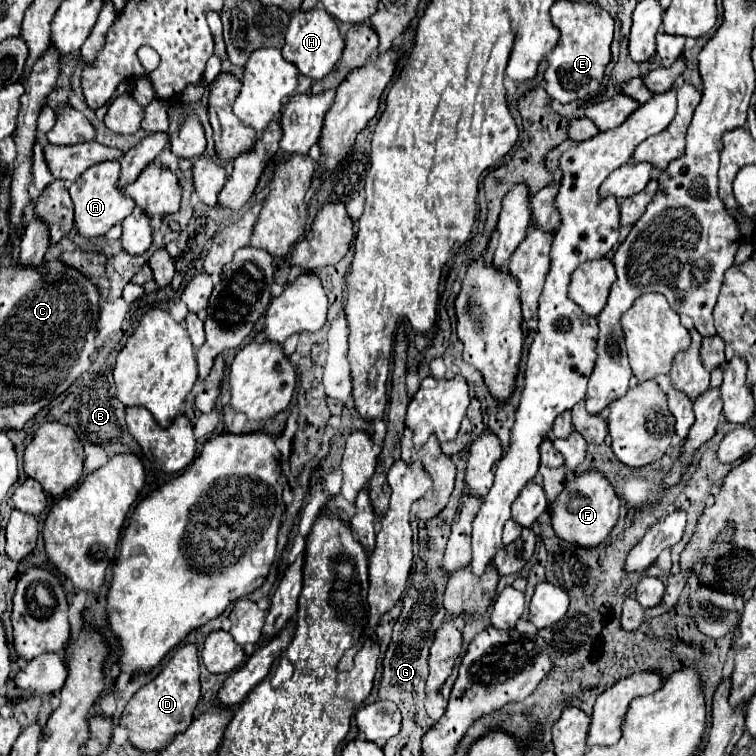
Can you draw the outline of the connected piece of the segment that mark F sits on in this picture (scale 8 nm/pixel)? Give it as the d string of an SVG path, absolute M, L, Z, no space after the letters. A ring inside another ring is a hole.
M586 470L576 474L572 480L564 482L564 490L556 496L552 504L552 528L558 538L568 540L578 546L598 546L606 540L618 520L620 498L616 496L608 478L598 470Z

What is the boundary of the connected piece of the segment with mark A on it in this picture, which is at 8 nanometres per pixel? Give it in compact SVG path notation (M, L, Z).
M100 162L88 168L74 184L70 184L70 196L74 202L74 226L82 238L96 238L106 234L114 224L122 222L132 210L134 202L116 188L120 162Z

